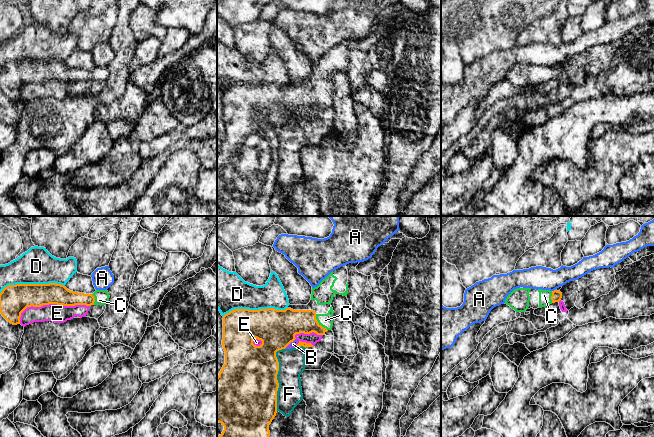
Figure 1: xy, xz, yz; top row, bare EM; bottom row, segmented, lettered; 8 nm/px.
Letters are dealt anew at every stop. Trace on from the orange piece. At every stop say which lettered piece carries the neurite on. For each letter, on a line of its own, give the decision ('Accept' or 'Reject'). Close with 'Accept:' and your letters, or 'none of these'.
A: Reject
B: Reject
C: Accept
D: Reject
E: Reject
F: Reject
Accept: C

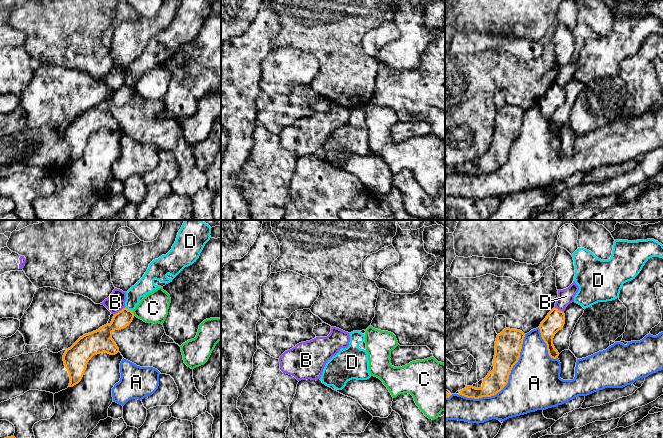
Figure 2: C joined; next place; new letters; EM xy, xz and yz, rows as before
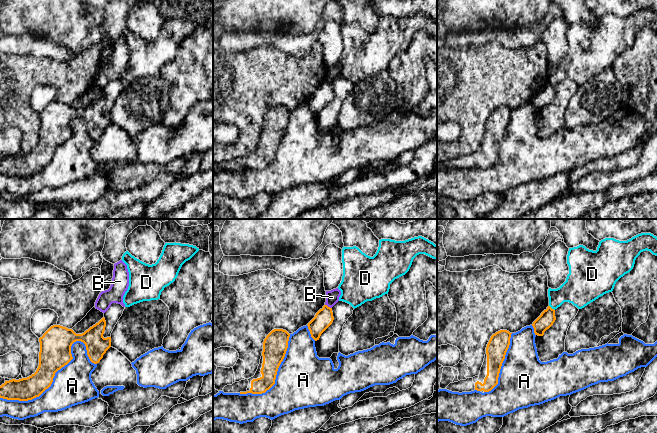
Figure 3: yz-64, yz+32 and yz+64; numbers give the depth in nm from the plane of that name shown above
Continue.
A: Reject
B: Reject
C: Reject
D: Reject
Accept: none of these

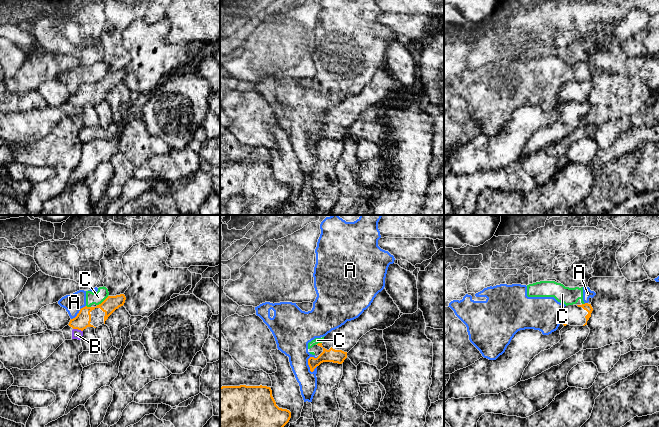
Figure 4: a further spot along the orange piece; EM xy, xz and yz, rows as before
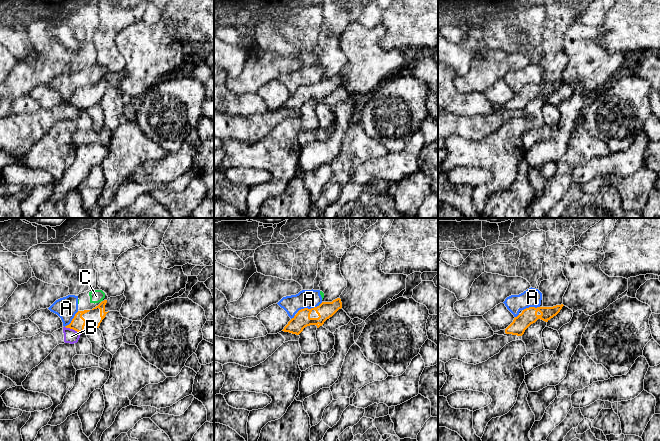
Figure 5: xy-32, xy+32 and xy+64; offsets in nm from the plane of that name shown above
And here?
A: Reject
B: Reject
C: Reject
Accept: none of these

